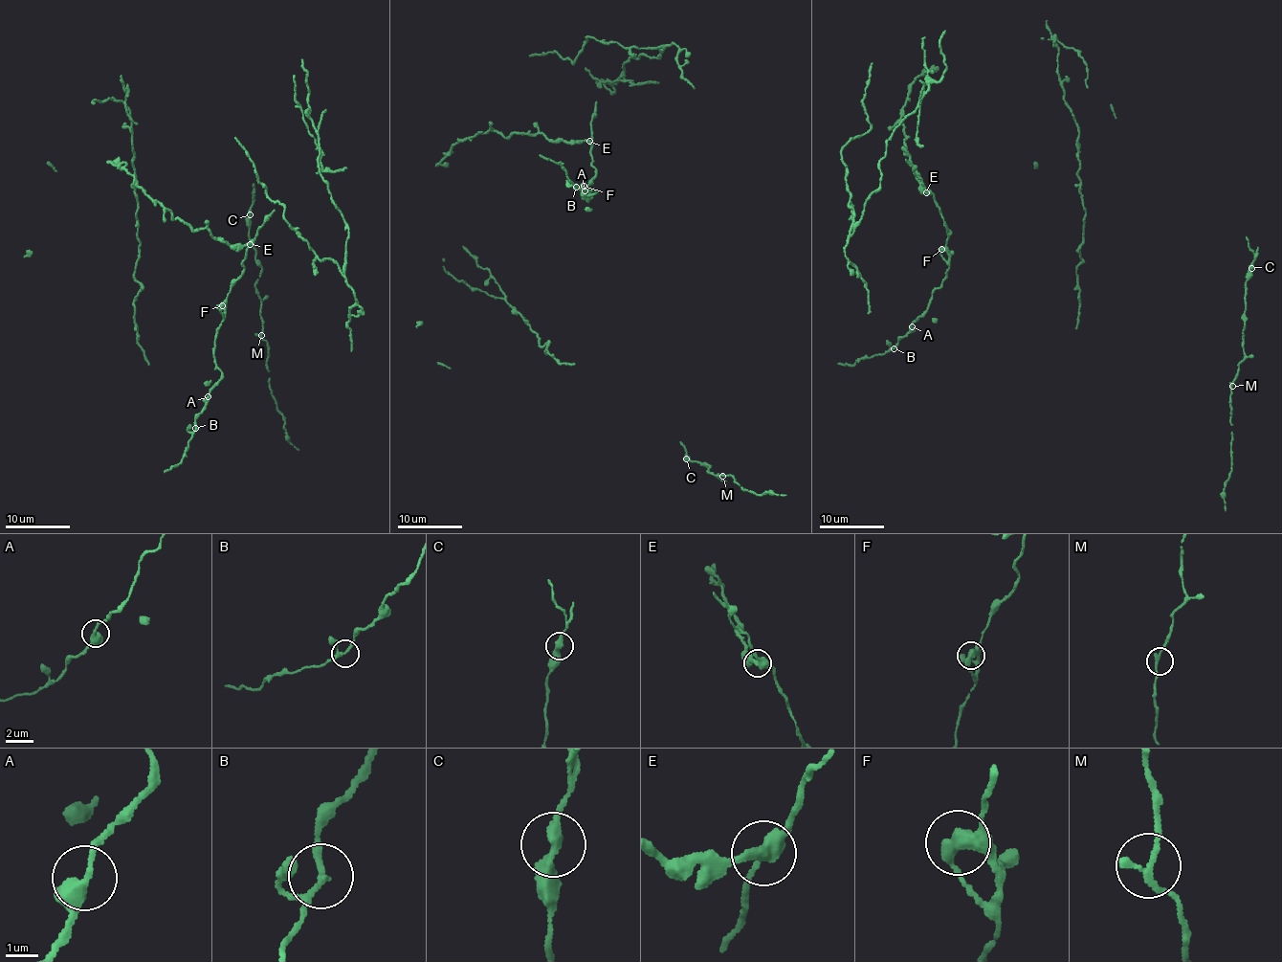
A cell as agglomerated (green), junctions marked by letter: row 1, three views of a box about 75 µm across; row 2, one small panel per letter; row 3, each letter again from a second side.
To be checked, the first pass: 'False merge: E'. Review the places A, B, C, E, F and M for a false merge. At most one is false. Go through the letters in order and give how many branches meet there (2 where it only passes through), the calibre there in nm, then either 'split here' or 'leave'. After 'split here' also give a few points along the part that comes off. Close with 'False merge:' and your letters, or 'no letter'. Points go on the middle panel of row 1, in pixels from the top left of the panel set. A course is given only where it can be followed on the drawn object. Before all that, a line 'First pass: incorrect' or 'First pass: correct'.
First pass: correct
A: 2 | 400 nm | leave
B: 3 | 150 nm | leave
C: 2 | 340 nm | leave
E: 3 | 320 nm | split here
F: 3 | 360 nm | leave
M: 2 | 190 nm | leave
False merge: E

